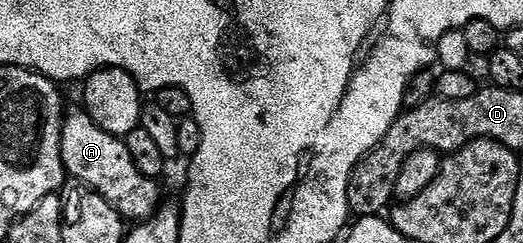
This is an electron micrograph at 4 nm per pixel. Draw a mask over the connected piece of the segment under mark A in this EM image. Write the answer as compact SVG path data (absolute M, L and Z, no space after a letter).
M84 107L66 111L61 135L61 153L66 173L73 176L84 187L98 192L126 221L140 222L157 213L163 197L157 189L158 181L144 177L136 169L131 154L120 136L107 134L107 130L99 130L95 122L86 114Z

